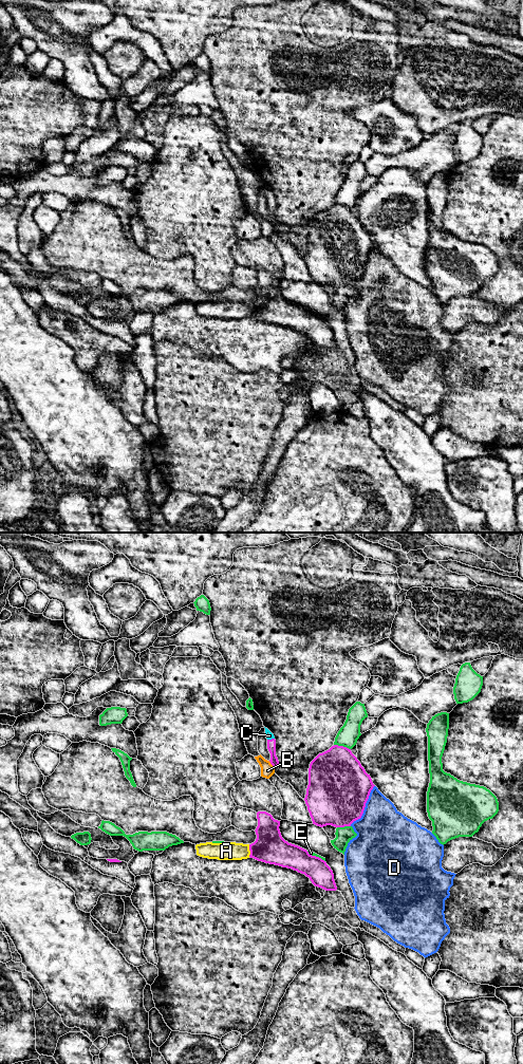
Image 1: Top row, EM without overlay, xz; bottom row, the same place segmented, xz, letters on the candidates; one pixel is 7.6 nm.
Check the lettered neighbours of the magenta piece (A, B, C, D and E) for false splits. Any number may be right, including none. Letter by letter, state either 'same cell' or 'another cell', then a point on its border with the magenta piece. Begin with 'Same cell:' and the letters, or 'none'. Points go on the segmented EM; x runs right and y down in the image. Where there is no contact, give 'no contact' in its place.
Same cell: A, C
A: same cell | xz (249, 850)
B: another cell | xz (272, 764)
C: same cell | xz (272, 739)
D: another cell | xz (365, 806)
E: another cell | xz (342, 746)

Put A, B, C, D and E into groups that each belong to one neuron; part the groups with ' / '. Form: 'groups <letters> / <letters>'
groups A C / B / D / E

